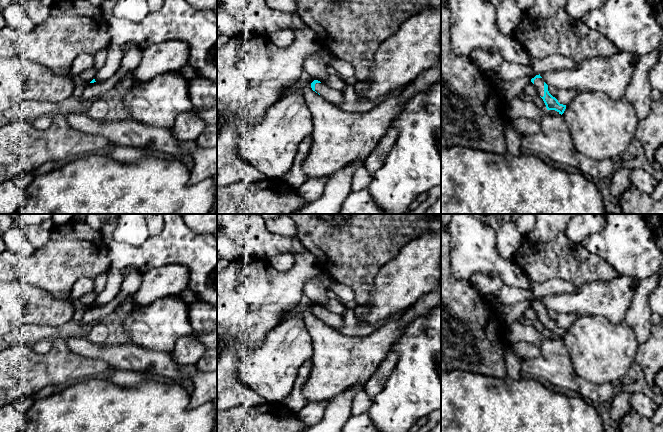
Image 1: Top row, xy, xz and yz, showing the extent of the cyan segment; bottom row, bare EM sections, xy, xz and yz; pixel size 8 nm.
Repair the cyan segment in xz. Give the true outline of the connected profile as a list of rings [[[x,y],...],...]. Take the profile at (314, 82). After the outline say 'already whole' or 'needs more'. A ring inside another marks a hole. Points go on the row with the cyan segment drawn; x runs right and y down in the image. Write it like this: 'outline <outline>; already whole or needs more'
outline [[[314,80],[311,83],[311,88],[313,91],[318,93],[326,101],[338,105],[343,102],[343,96],[340,90],[332,89],[324,83],[318,80]]]; needs more

